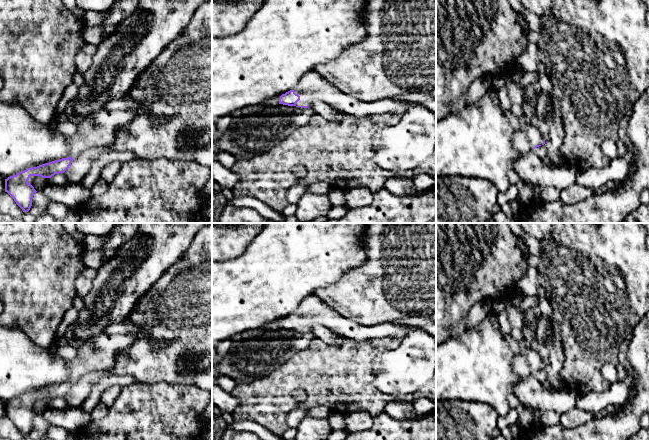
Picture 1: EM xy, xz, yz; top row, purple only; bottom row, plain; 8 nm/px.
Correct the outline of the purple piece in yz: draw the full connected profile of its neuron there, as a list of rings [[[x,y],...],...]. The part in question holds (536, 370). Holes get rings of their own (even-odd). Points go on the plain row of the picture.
[[[522,343],[521,352],[515,354],[513,360],[513,369],[518,378],[525,379],[544,368],[545,365],[538,352],[529,345]]]

